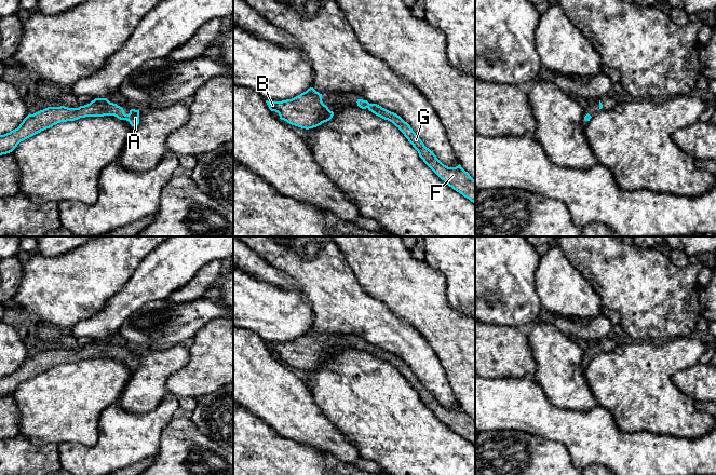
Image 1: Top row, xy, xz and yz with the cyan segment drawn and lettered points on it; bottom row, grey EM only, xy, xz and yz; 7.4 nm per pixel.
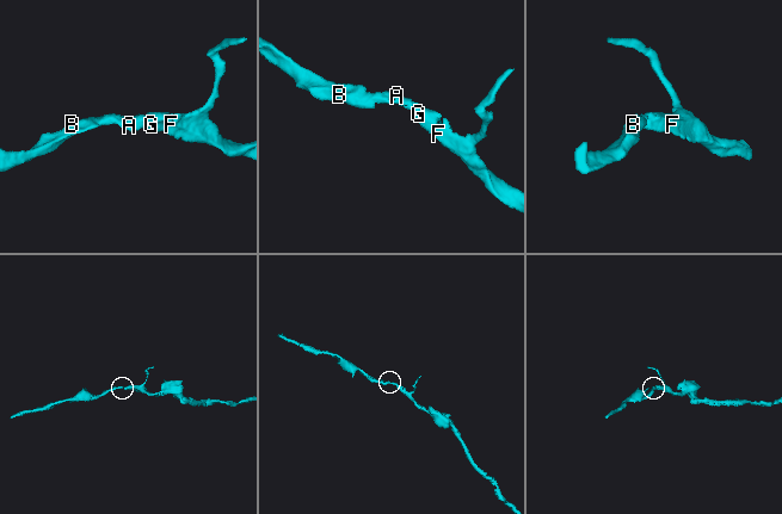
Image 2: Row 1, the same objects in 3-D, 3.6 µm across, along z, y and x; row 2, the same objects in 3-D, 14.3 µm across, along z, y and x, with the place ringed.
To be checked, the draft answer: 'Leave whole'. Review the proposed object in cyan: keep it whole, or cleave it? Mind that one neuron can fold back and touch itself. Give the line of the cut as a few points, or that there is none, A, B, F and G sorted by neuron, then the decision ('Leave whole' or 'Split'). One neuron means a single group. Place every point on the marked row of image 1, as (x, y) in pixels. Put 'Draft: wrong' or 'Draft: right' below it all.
No split. Groups: A B F G. Leave whole
Draft: right

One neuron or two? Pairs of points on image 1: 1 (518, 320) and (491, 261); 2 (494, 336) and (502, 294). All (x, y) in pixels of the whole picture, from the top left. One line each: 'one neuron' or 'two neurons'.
1: one neuron
2: two neurons

